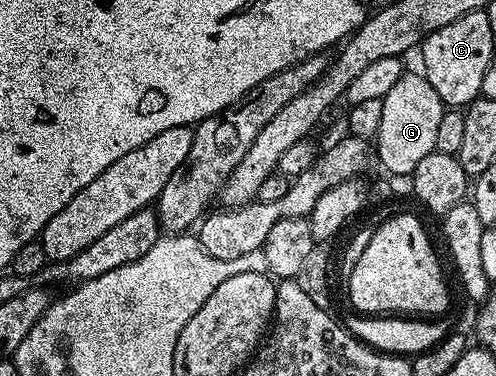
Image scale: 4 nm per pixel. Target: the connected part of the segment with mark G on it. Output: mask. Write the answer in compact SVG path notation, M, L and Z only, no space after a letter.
M402 73L399 80L391 87L391 92L381 99L383 117L379 119L379 132L375 139L375 158L386 166L389 174L413 173L415 164L423 160L423 156L437 149L435 135L439 128L439 120L443 120L446 105L441 101L439 92L431 88L424 73Z

